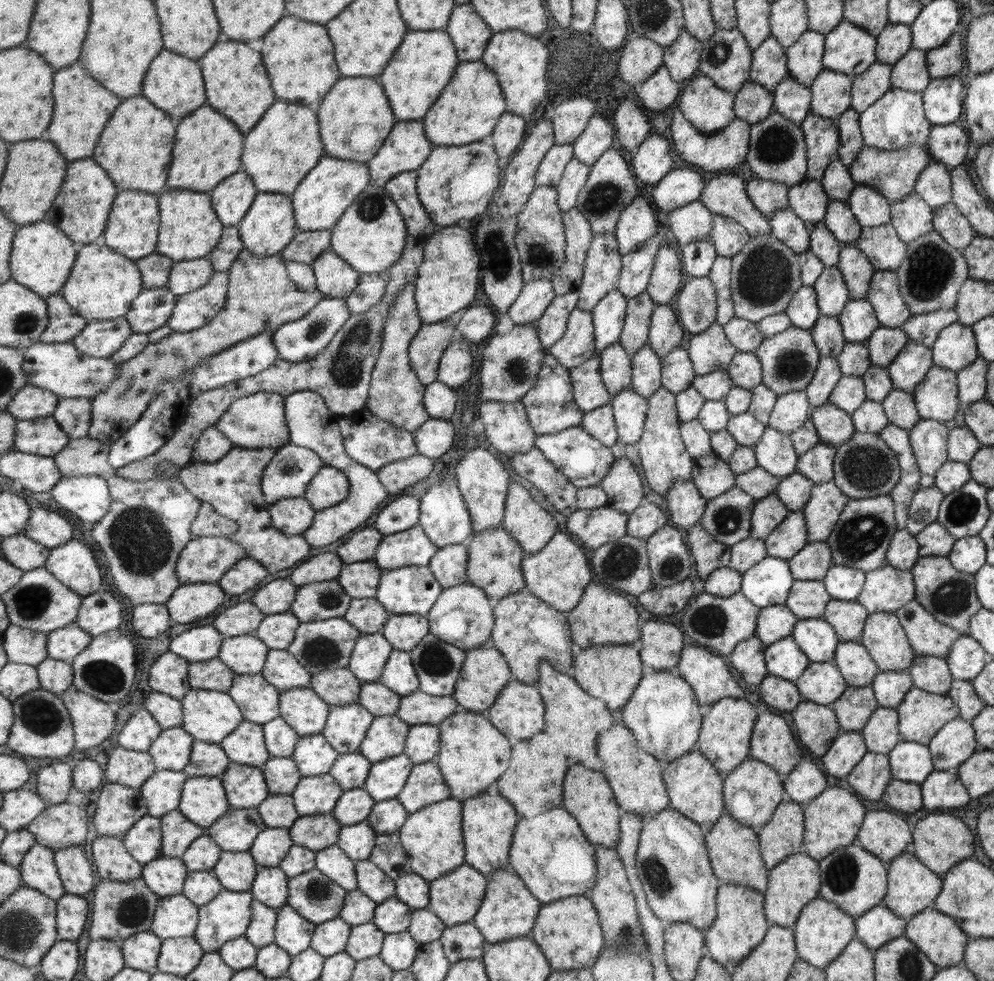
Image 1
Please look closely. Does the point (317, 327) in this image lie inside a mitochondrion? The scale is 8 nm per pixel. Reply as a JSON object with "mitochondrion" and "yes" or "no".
{"mitochondrion":"yes"}

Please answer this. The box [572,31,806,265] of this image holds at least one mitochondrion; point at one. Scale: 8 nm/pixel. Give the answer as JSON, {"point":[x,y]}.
{"point":[776,145]}

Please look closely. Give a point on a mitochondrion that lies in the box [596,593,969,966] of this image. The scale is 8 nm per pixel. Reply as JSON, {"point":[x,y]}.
{"point":[840,875]}

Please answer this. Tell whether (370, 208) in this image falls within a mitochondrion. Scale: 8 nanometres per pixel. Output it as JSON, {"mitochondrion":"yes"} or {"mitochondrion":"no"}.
{"mitochondrion":"yes"}

